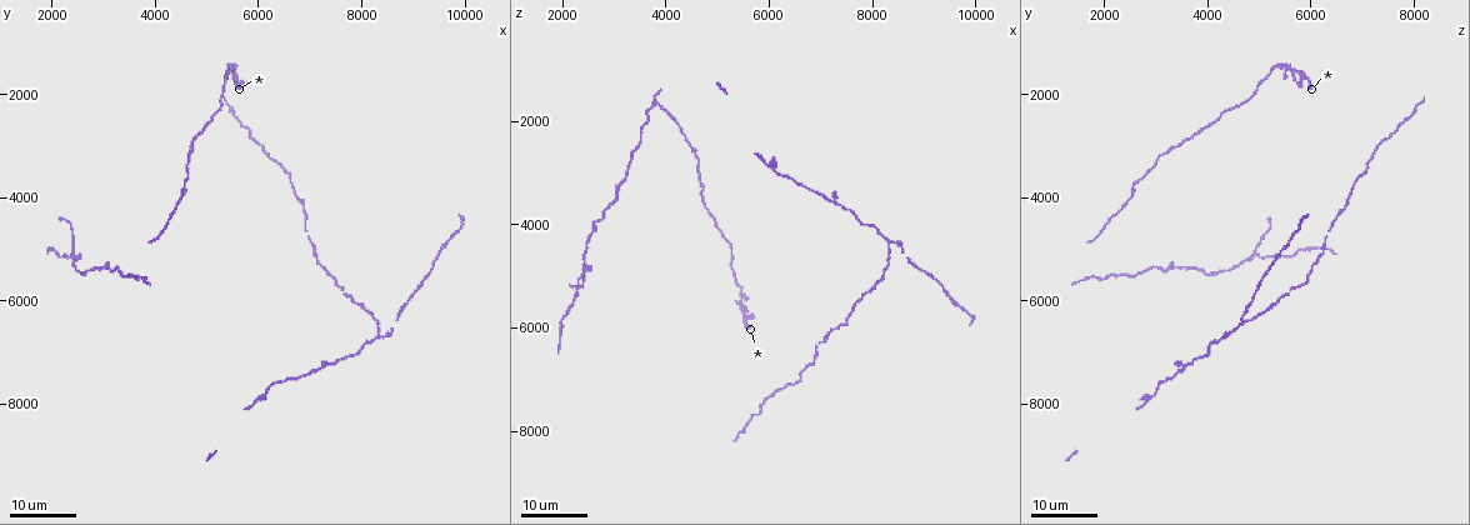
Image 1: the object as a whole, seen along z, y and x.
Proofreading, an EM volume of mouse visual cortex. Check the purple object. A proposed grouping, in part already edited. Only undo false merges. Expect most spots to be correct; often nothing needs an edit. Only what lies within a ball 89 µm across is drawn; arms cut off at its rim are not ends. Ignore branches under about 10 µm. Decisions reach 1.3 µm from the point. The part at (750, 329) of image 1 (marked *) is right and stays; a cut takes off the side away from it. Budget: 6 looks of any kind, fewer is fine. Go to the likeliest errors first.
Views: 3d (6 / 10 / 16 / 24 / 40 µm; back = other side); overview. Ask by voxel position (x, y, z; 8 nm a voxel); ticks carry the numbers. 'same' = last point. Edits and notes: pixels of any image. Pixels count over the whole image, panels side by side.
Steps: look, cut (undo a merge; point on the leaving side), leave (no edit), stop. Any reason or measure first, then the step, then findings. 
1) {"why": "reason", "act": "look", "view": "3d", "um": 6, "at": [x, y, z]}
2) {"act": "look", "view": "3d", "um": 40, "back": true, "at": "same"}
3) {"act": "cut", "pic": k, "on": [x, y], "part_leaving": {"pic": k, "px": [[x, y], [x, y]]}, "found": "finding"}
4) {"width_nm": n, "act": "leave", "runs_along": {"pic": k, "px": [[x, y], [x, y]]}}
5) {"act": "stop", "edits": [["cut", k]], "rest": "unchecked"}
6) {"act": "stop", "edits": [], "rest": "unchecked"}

{"why": "two arms in line, one across", "act": "look", "view": "3d", "um": 16, "at": [7250, 7250, 3550]}

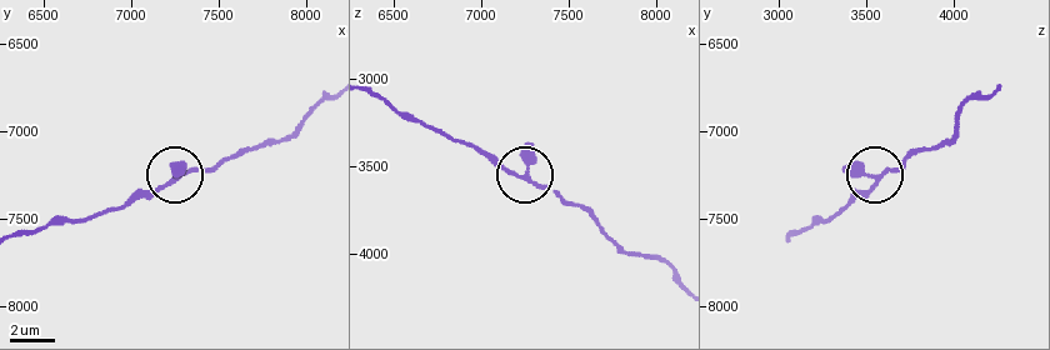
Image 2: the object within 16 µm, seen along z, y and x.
{"why": "closer look", "act": "look", "view": "3d", "um": 10, "at": [7240, 7300, 3560]}

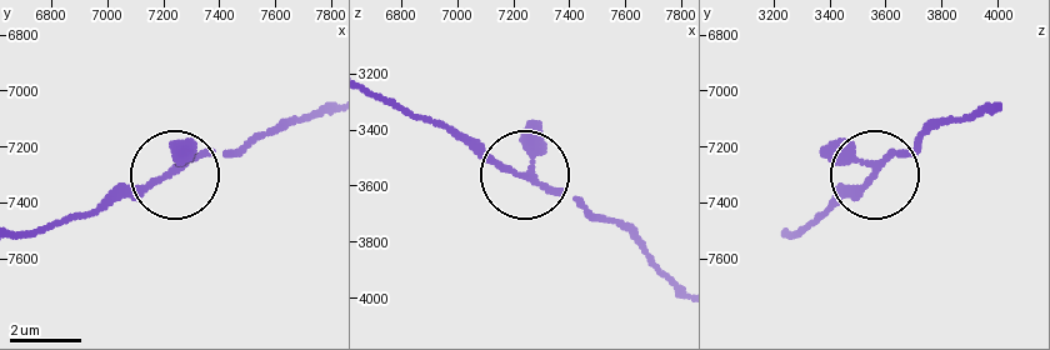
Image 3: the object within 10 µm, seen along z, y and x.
{"act": "leave", "runs_along": {"pic": 3, "px": [[989, 104], [945, 119], [831, 209]]}, "found": "all the same cell"}

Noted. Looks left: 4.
{"why": "sudden change in width", "act": "look", "view": "3d", "um": 24, "at": [8100, 6250, 5150]}

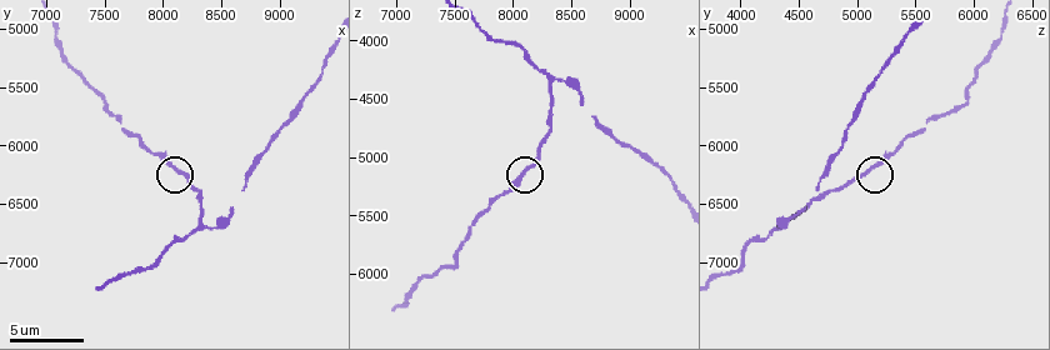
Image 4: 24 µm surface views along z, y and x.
{"why": "closer look", "act": "look", "view": "3d", "um": 10, "at": [8080, 6200, 5120]}

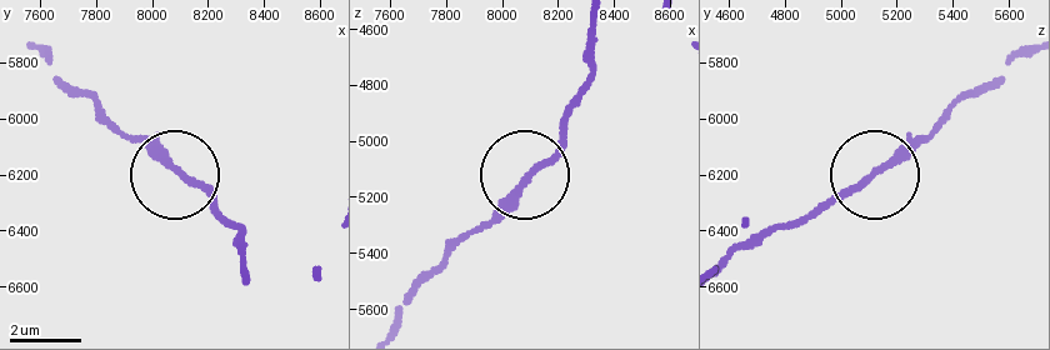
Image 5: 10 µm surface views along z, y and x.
{"act": "leave", "runs_along": {"pic": 5, "px": [[38, 48], [61, 80], [229, 221]]}, "found": "all the same cell"}

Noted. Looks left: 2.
{"why": "two arms in line, one across", "act": "look", "view": "3d", "um": 24, "at": [6000, 7850, 2900]}

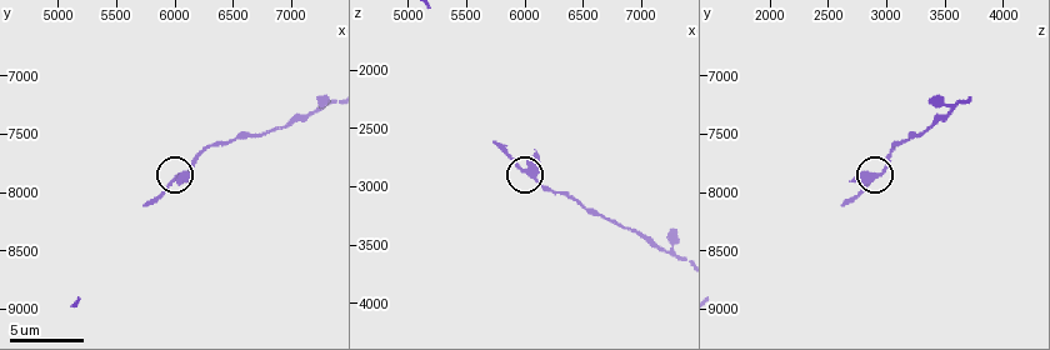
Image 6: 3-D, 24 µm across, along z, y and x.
{"why": "closer look", "act": "look", "view": "3d", "um": 6, "at": [6040, 7900, 2860]}

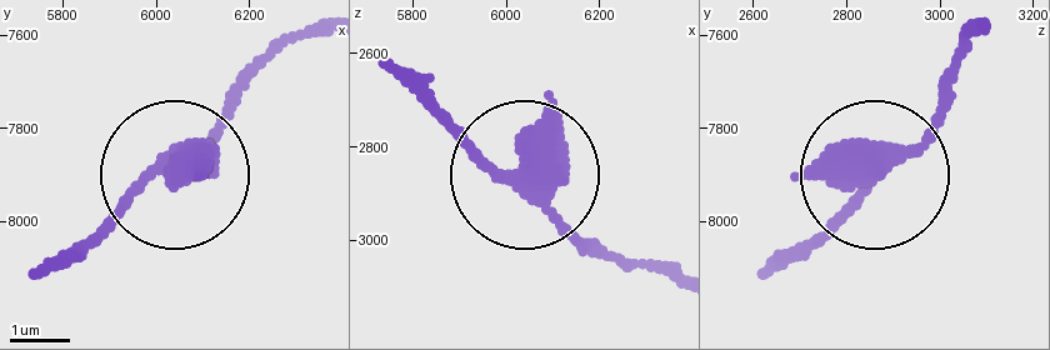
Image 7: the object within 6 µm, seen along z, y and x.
{"act": "leave", "runs_along": {"pic": 7, "px": [[675, 284], [581, 240], [541, 185], [496, 170], [441, 115]]}, "found": "one cell here"}

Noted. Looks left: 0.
{"act": "stop", "edits": [], "rest": "unchecked"}

